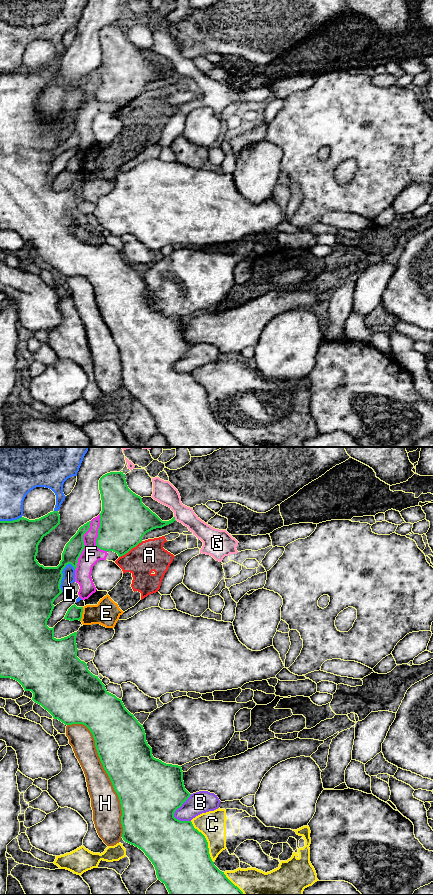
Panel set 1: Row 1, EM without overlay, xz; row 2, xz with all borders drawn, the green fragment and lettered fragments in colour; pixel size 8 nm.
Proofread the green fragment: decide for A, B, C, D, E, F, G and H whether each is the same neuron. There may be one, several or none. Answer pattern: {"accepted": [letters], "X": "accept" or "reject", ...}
{"accepted": [], "A": "reject", "B": "reject", "C": "reject", "D": "reject", "E": "reject", "F": "reject", "G": "reject", "H": "reject"}

